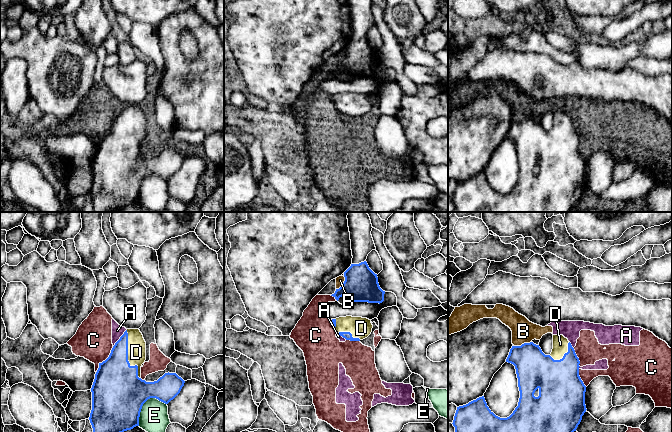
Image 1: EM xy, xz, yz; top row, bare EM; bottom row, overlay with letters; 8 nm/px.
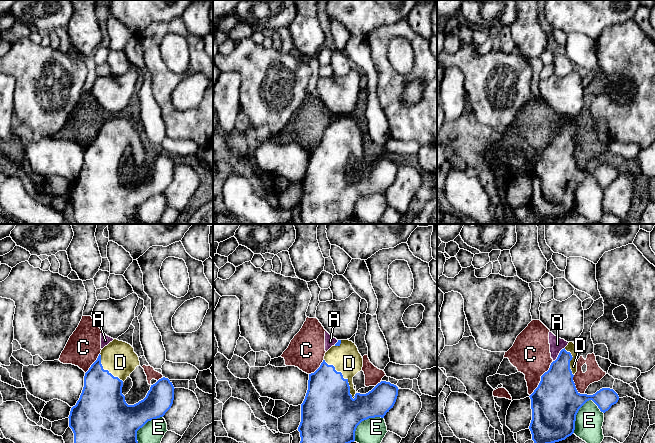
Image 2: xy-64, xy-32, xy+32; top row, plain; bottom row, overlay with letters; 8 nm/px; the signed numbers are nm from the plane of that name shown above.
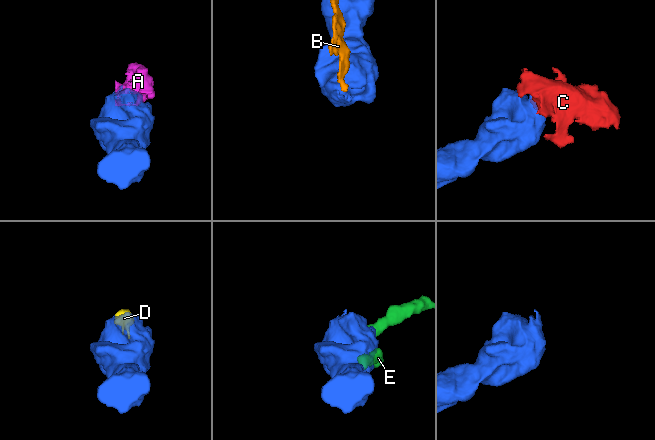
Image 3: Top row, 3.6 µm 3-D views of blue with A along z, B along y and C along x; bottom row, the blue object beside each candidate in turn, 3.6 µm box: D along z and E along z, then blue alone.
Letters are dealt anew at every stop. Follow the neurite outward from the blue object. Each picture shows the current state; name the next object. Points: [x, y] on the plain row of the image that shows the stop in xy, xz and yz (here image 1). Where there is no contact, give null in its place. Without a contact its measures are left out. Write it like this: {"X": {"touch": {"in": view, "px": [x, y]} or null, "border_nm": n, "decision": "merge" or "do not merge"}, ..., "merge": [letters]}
{"A": {"touch": {"in": "xy", "px": [120, 114]}, "border_nm": 180, "decision": "do not merge"}, "B": {"touch": {"in": "yz", "px": [522, 120]}, "border_nm": 150, "decision": "do not merge"}, "C": {"touch": {"in": "xy", "px": [105, 136]}, "border_nm": 260, "decision": "do not merge"}, "D": {"touch": {"in": "xy", "px": [127, 133]}, "border_nm": 400, "decision": "merge"}, "E": {"touch": {"in": "xy", "px": [144, 178]}, "border_nm": 300, "decision": "do not merge"}, "merge": ["D"]}

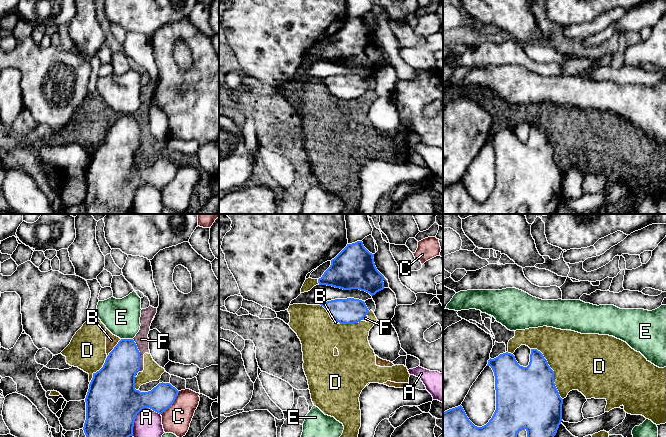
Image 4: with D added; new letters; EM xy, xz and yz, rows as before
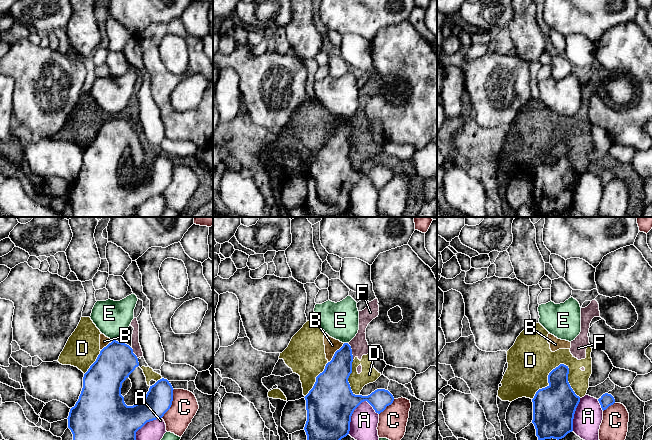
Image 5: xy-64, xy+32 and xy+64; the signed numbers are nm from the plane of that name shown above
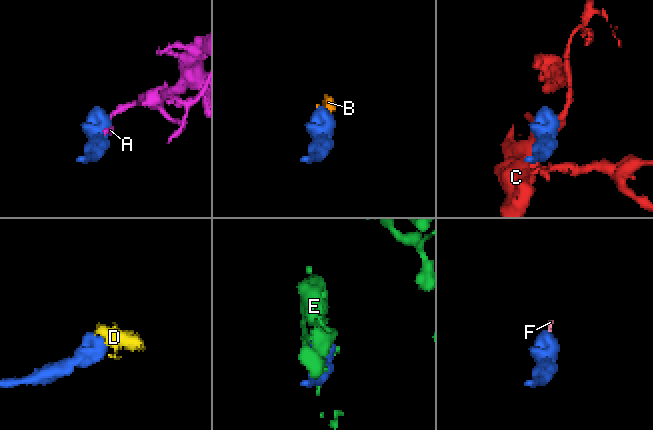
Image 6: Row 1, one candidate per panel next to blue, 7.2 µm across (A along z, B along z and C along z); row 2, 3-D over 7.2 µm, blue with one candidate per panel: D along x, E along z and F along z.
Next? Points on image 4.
{"A": {"touch": {"in": "xy", "px": [138, 188]}, "border_nm": 300, "decision": "do not merge"}, "B": {"touch": {"in": "xy", "px": [114, 124]}, "border_nm": 180, "decision": "do not merge"}, "C": {"touch": {"in": "xy", "px": [172, 179]}, "border_nm": 240, "decision": "do not merge"}, "D": {"touch": {"in": "yz", "px": [553, 147]}, "border_nm": 480, "decision": "do not merge"}, "E": {"touch": {"in": "xy", "px": [127, 115]}, "border_nm": 100, "decision": "do not merge"}, "F": {"touch": {"in": "xy", "px": [139, 131]}, "border_nm": 280, "decision": "do not merge"}, "merge": []}

